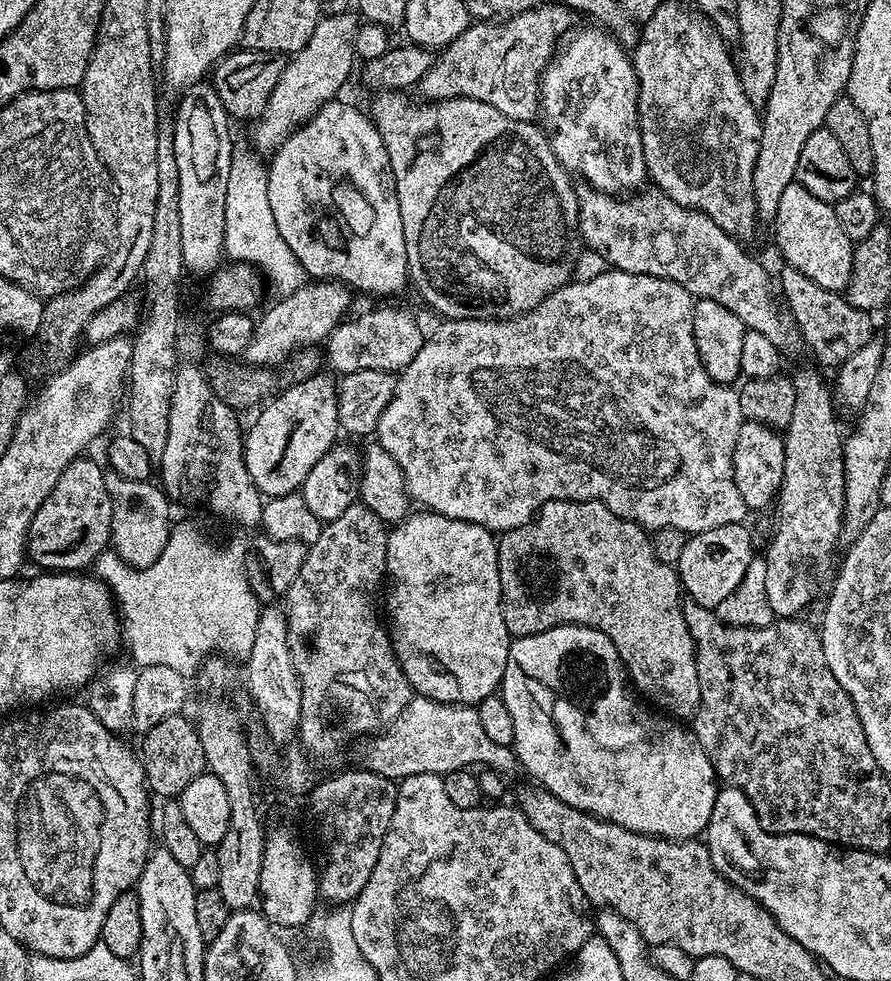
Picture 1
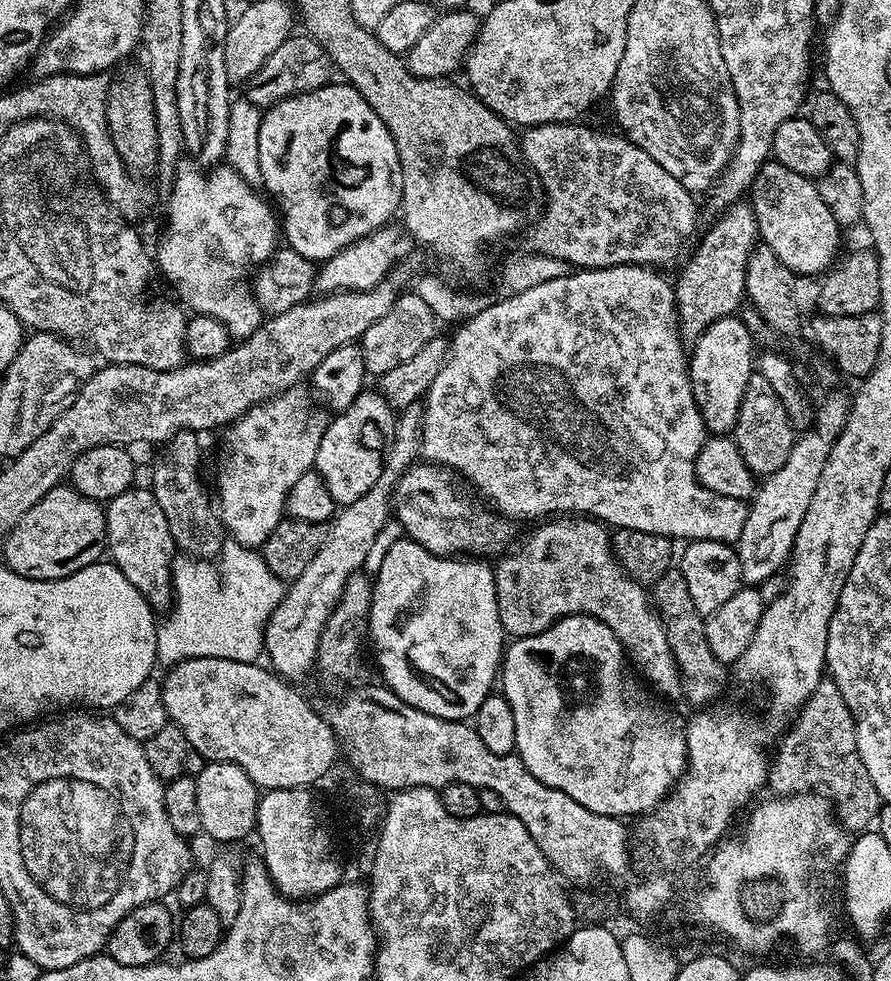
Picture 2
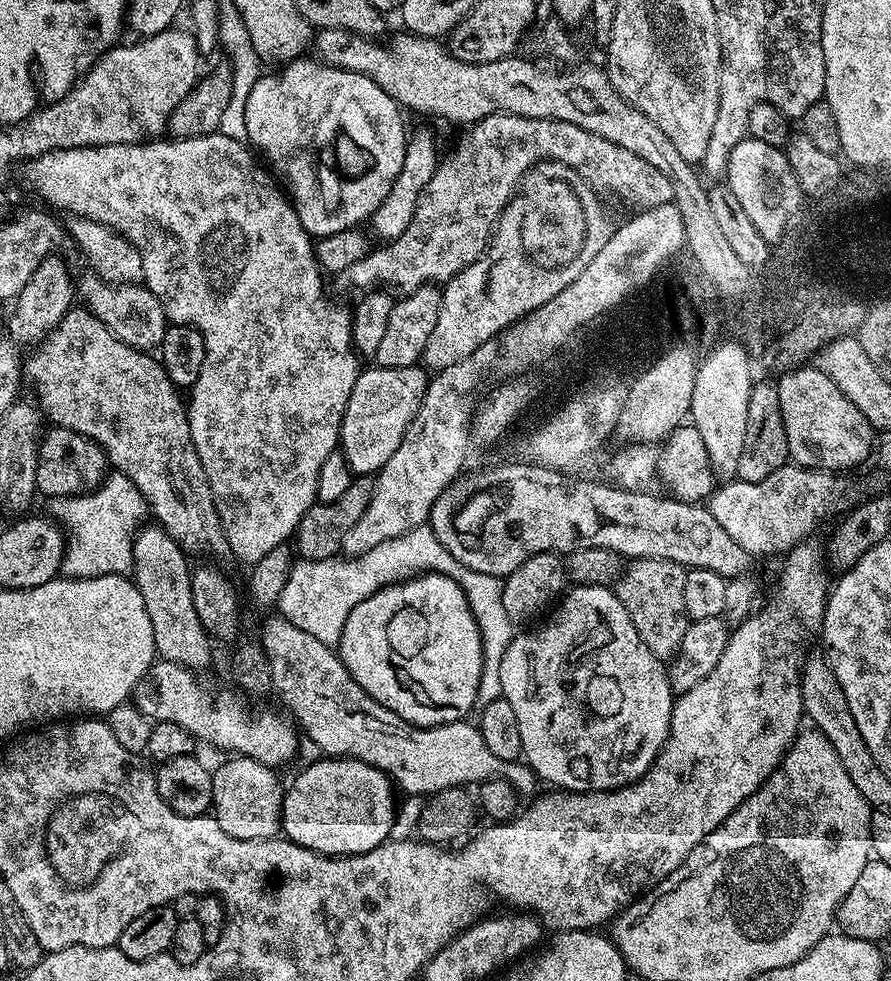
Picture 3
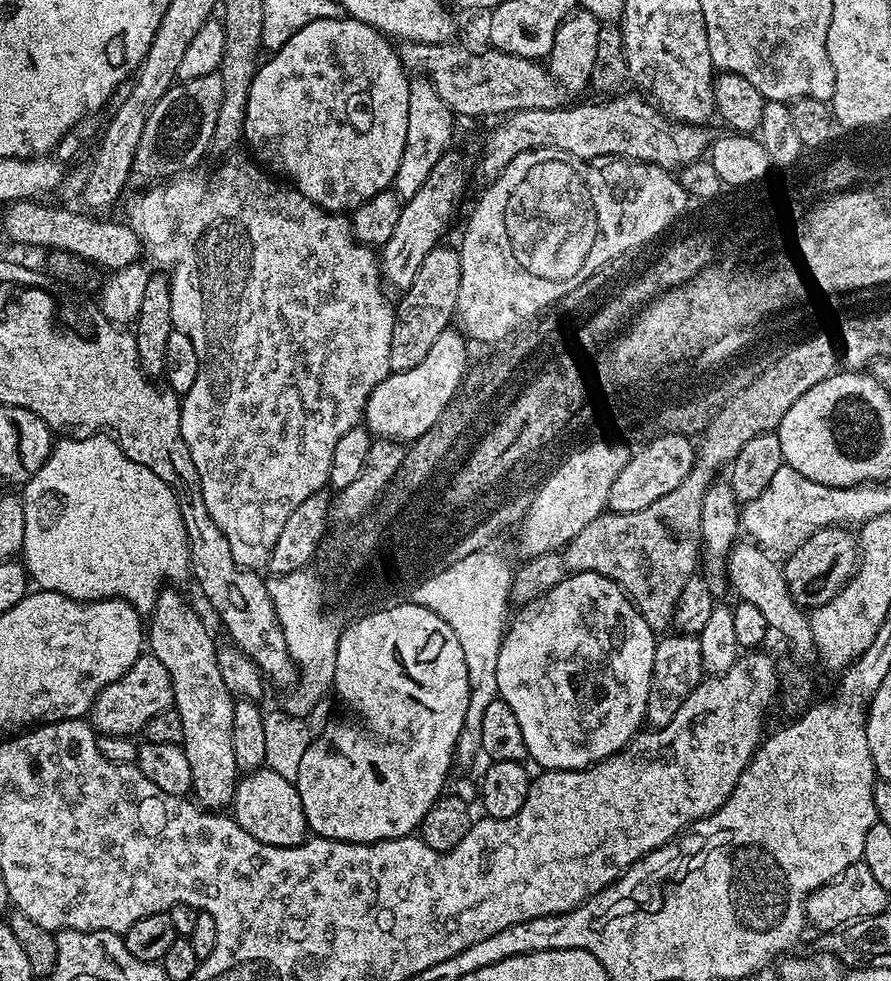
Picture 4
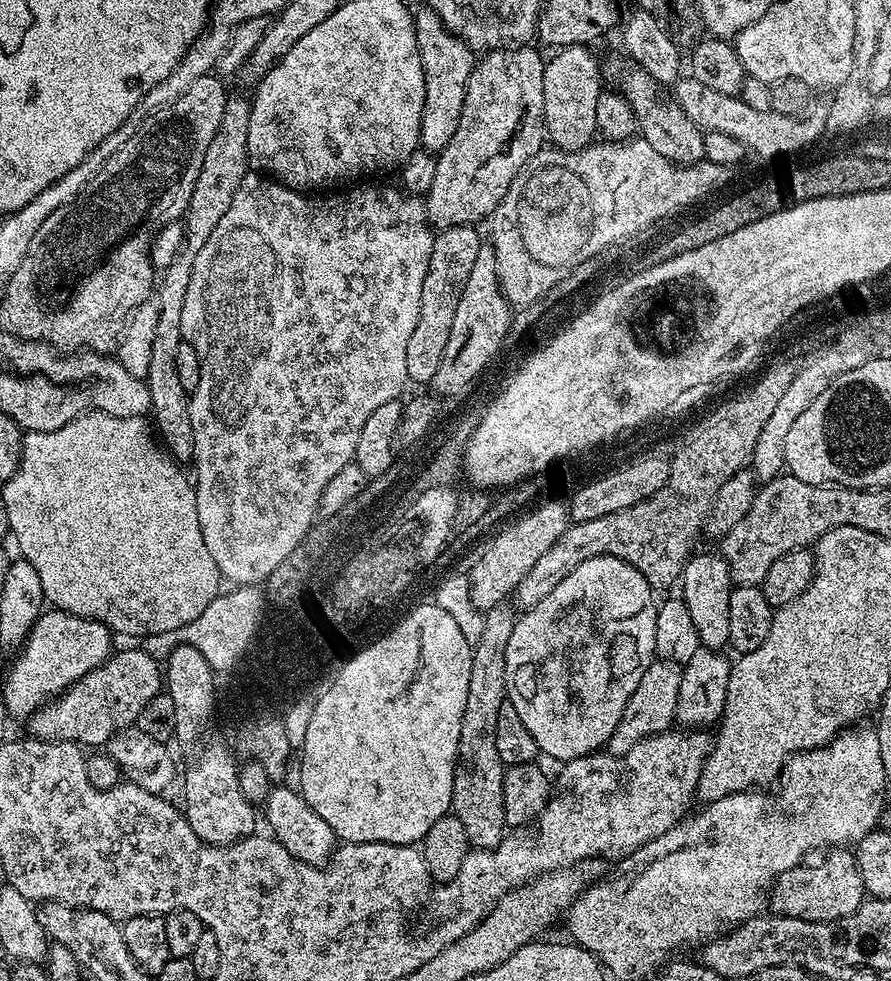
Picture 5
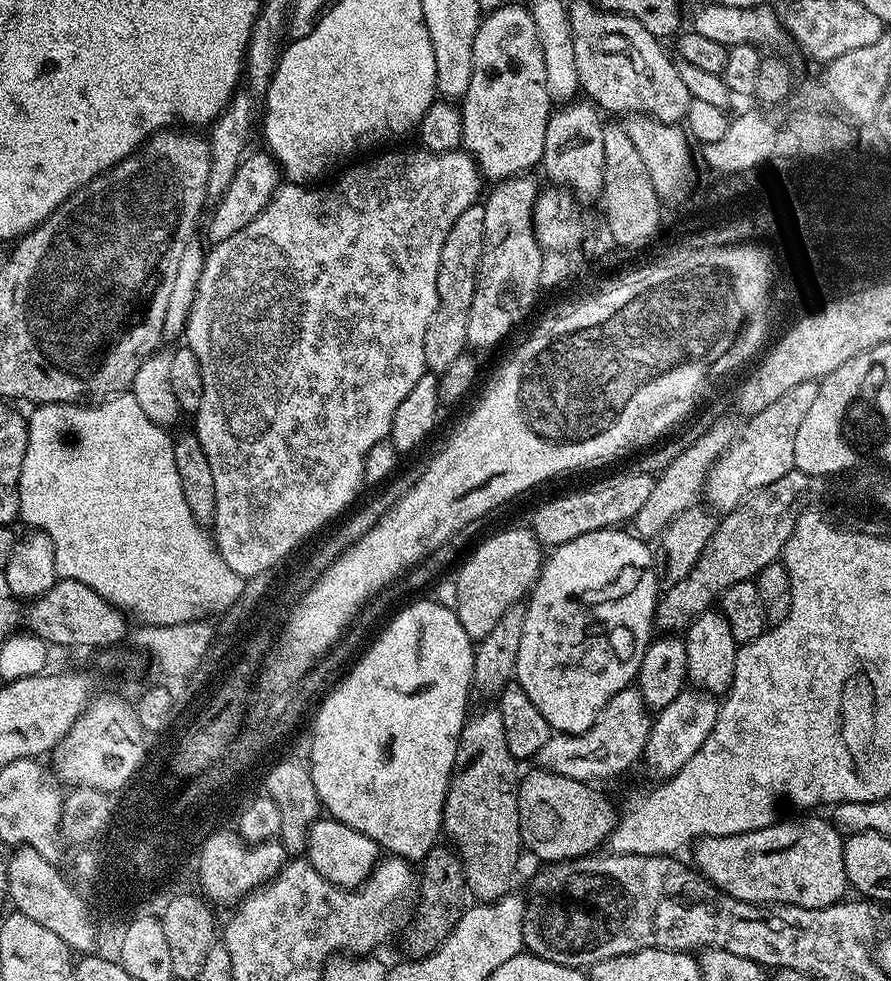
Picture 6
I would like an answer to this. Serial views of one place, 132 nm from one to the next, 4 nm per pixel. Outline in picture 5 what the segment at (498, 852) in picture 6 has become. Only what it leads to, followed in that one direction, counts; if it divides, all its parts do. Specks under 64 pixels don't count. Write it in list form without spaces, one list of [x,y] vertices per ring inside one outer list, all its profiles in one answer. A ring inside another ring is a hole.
[[[505,603],[496,604],[483,615],[482,632],[471,656],[470,681],[458,738],[456,773],[452,787],[451,815],[462,822],[466,838],[473,849],[493,848],[506,834],[502,810],[502,778],[505,765],[495,749],[494,733],[498,710],[507,699],[505,690],[506,648],[516,621],[513,609]]]

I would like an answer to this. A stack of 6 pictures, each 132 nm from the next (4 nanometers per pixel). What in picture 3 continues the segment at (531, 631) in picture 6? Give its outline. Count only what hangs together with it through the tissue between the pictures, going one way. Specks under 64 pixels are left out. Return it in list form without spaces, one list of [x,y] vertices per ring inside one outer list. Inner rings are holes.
[[[581,584],[572,589],[574,589],[572,593],[569,591],[555,605],[556,613],[537,632],[522,633],[521,631],[513,637],[502,656],[502,699],[510,702],[518,718],[518,730],[522,734],[523,759],[543,783],[545,780],[548,786],[555,786],[565,792],[612,792],[616,788],[624,788],[627,784],[636,783],[644,777],[646,770],[650,770],[650,766],[655,762],[656,755],[659,754],[660,748],[668,737],[674,693],[668,681],[665,661],[655,656],[645,644],[640,642],[638,630],[634,630],[634,622],[630,622],[630,614],[626,614],[626,606],[622,606],[620,597],[615,591],[602,584]]]

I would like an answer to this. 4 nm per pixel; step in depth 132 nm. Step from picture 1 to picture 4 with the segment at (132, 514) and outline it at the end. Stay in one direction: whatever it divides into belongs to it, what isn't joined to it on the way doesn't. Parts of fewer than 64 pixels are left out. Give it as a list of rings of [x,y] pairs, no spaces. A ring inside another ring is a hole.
[[[166,586],[161,589],[161,592],[156,599],[155,608],[151,612],[149,620],[148,620],[148,629],[146,632],[146,640],[148,643],[149,651],[151,655],[158,658],[160,662],[162,662],[163,666],[166,667],[167,672],[170,674],[171,678],[171,686],[174,690],[174,700],[173,707],[176,712],[181,715],[182,719],[182,728],[183,728],[183,742],[181,744],[181,748],[184,749],[184,753],[186,754],[186,760],[190,764],[190,778],[192,779],[192,791],[191,795],[194,797],[195,803],[199,804],[201,808],[205,810],[224,810],[229,807],[232,803],[232,799],[234,798],[234,794],[236,793],[236,782],[238,779],[238,771],[236,769],[237,763],[234,759],[234,746],[231,744],[231,727],[233,725],[233,706],[235,704],[236,698],[234,695],[230,693],[228,688],[226,687],[223,677],[221,677],[221,673],[218,667],[217,660],[217,649],[218,644],[215,643],[209,630],[206,628],[203,620],[194,612],[193,608],[187,604],[184,600],[183,596],[176,592],[175,587]]]

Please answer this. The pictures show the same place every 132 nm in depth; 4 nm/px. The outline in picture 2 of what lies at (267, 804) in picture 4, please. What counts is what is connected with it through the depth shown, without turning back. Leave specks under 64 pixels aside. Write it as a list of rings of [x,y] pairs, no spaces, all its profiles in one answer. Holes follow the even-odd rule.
[[[208,762],[194,779],[198,790],[198,818],[202,818],[200,830],[205,837],[232,846],[235,840],[244,840],[255,833],[261,793],[240,764]]]

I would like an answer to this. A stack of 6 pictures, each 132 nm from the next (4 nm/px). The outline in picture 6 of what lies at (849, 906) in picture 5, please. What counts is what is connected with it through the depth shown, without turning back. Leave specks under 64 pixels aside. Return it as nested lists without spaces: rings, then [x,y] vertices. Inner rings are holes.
[[[820,814],[805,815],[808,816],[805,820],[781,819],[771,824],[769,828],[759,828],[737,836],[704,836],[694,844],[695,867],[705,880],[710,881],[721,892],[747,904],[761,906],[786,904],[794,908],[825,908],[831,904],[841,903],[850,892],[844,861],[845,837],[841,836],[840,831],[825,817],[823,820],[816,815]]]

